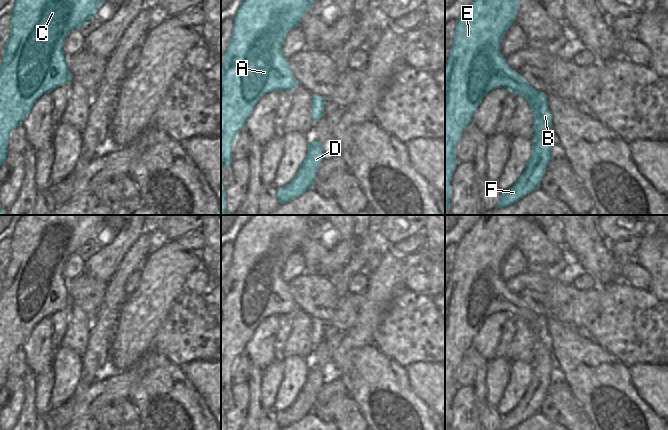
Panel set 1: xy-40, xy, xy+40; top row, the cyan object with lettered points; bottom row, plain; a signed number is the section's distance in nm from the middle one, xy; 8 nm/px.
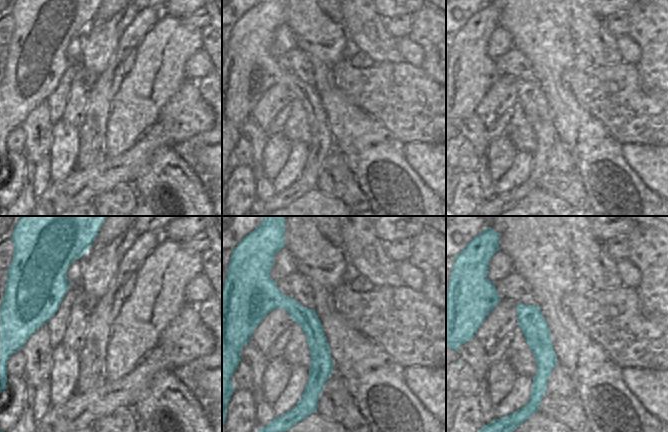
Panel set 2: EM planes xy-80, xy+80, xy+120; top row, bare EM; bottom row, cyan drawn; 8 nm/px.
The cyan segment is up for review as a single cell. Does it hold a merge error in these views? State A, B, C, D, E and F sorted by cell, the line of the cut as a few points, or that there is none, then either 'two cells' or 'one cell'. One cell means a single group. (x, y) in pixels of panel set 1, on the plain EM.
A B C D E F | no cut | one cell

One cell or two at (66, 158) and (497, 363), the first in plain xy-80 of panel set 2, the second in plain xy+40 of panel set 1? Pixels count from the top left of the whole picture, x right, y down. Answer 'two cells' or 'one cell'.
two cells

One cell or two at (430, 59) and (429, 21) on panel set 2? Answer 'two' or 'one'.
one

